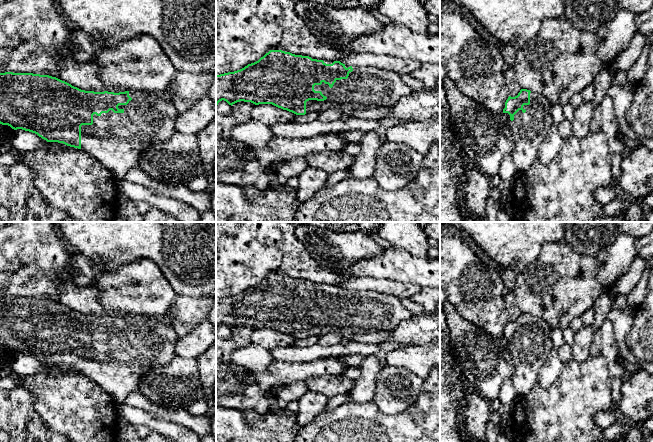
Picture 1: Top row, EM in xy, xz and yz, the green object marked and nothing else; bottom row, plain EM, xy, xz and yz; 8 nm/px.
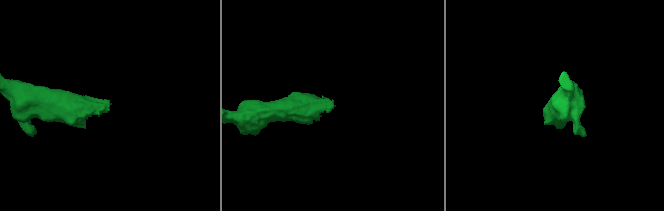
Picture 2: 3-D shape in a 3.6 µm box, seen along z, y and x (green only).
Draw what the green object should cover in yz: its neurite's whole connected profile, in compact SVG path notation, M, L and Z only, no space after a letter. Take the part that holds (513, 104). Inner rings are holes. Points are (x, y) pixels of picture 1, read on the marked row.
M521 89L517 96L508 97L503 108L499 122L514 145L511 155L516 170L526 171L553 125L552 104L540 93Z

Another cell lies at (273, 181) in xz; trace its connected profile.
M272 168L270 171L267 172L268 179L269 179L269 187L271 188L280 188L284 185L281 185L277 179L276 175L276 168Z

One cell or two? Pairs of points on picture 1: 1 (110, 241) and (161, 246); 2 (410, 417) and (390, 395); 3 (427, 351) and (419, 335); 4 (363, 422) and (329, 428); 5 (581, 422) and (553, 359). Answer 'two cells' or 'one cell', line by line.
1: one cell
2: two cells
3: two cells
4: one cell
5: two cells

